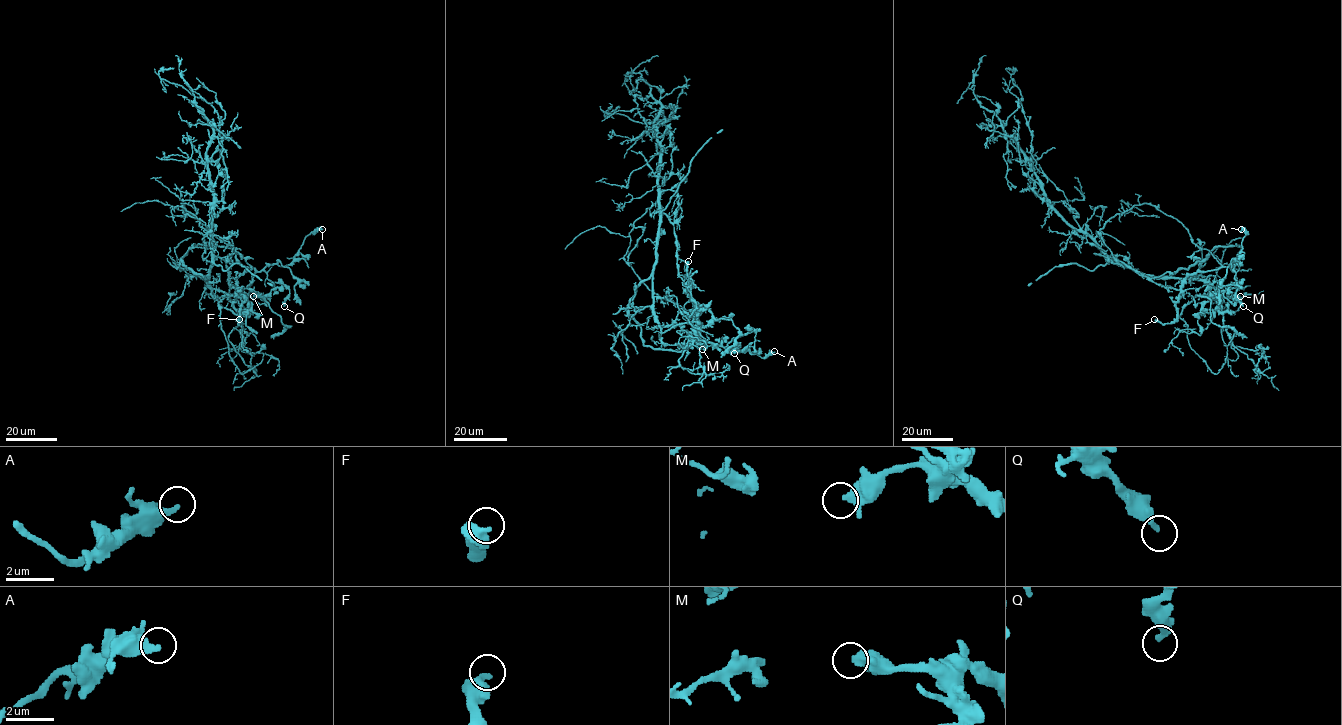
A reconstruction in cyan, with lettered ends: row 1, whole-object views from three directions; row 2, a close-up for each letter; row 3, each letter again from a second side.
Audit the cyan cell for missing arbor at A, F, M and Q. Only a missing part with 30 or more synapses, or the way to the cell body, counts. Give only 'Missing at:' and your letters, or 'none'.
Missing at: none

